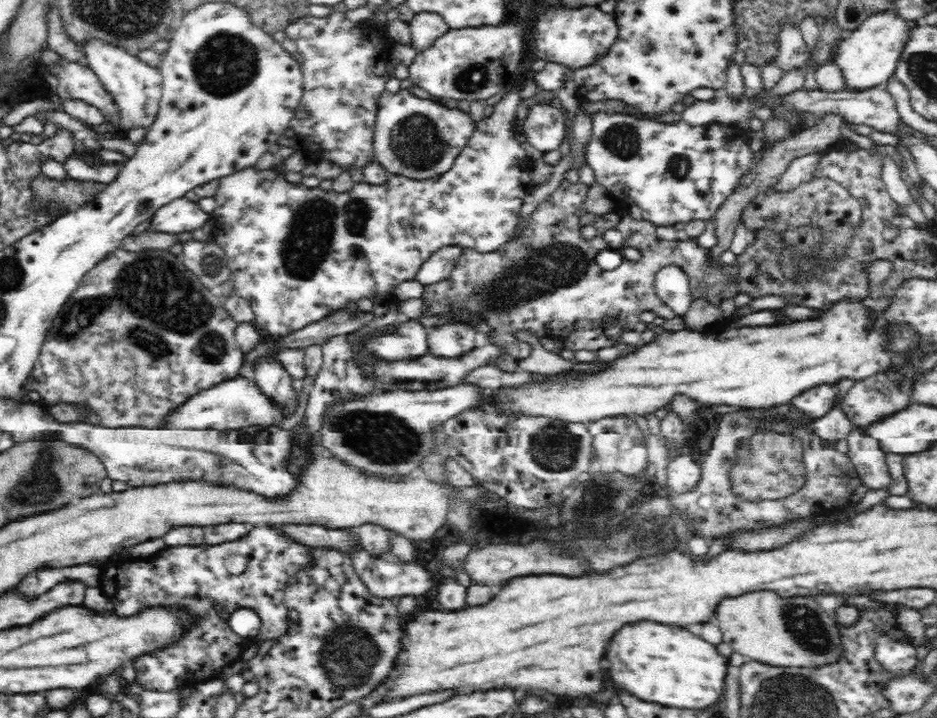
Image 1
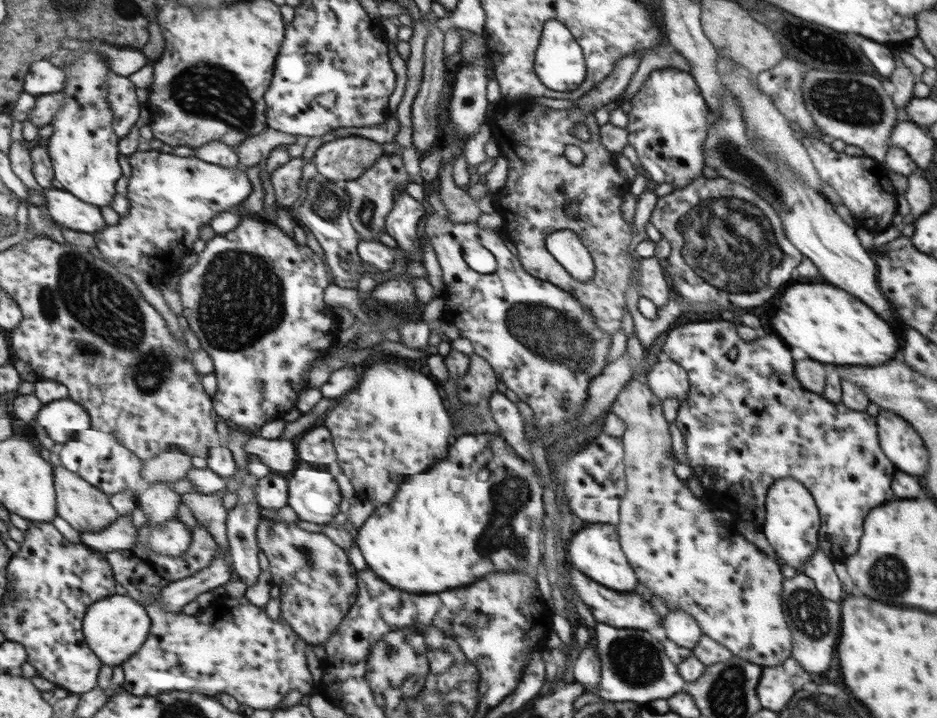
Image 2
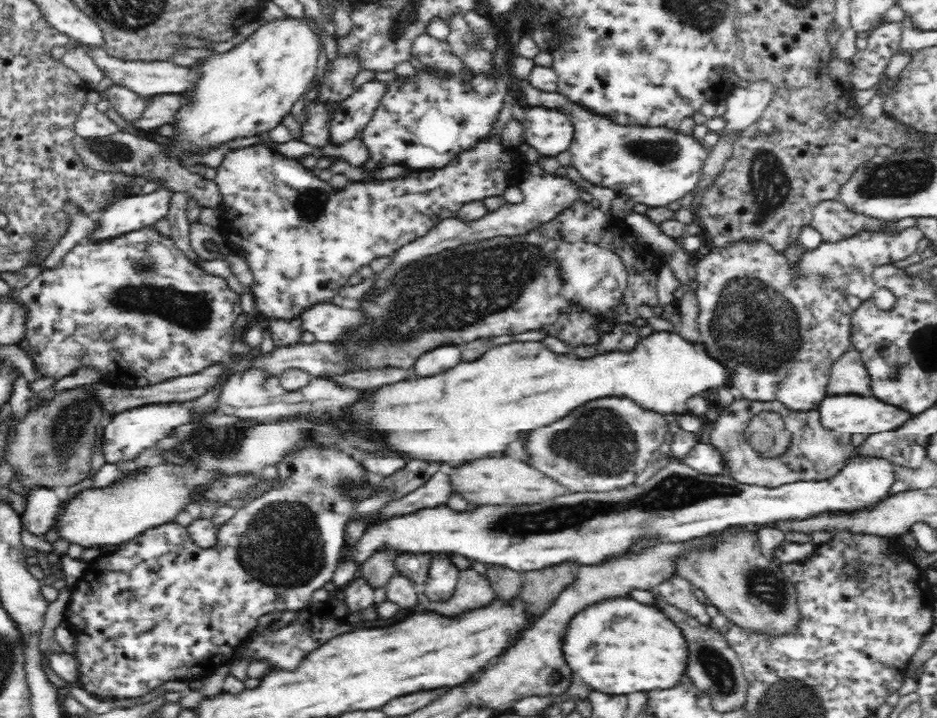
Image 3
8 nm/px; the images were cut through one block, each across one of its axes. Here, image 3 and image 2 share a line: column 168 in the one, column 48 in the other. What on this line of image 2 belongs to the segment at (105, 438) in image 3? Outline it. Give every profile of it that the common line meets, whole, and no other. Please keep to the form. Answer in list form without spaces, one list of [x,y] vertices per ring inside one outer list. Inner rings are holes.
[[[72,399],[55,400],[51,404],[45,404],[36,421],[58,446],[92,427],[91,415]]]

